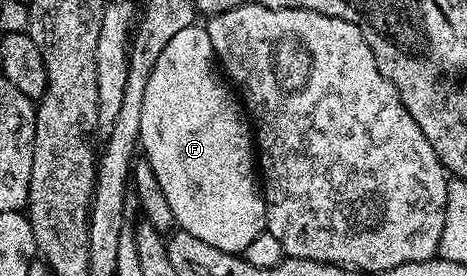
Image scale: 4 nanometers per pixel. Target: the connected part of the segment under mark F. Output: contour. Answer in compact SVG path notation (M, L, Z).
M189 24L164 46L160 58L156 58L156 66L152 66L152 76L144 89L138 142L141 155L152 166L160 190L164 190L164 198L168 198L168 206L172 206L175 225L200 238L200 242L216 246L216 250L245 253L247 246L266 227L266 198L256 171L252 125L235 89L227 83L223 73L216 70L212 38L208 38L205 27Z

